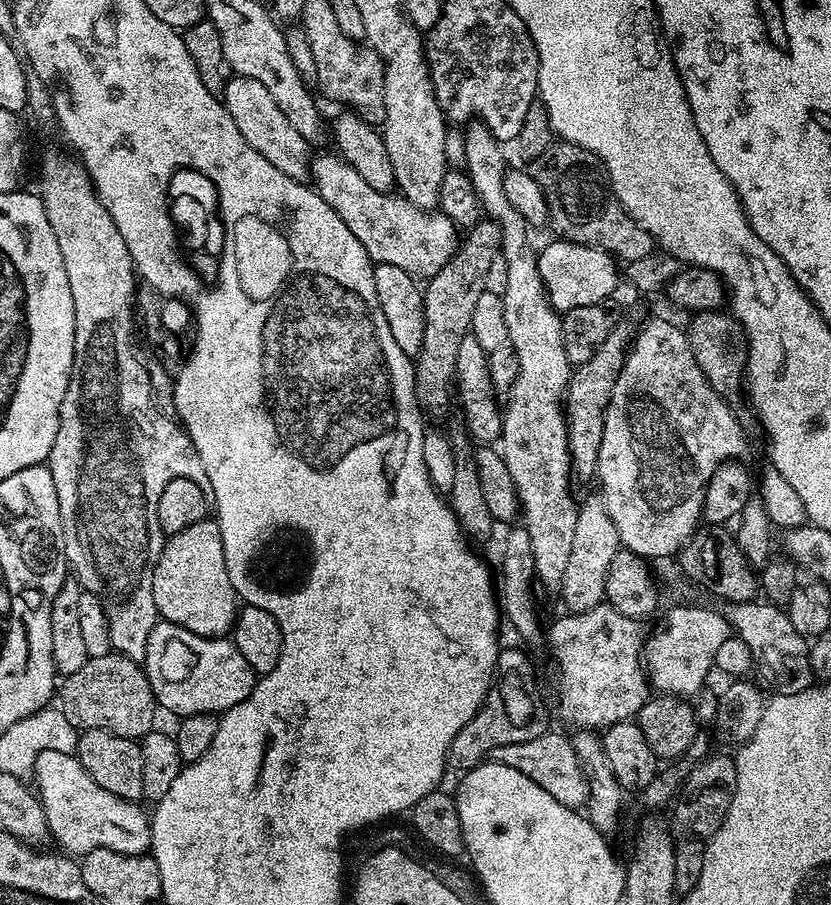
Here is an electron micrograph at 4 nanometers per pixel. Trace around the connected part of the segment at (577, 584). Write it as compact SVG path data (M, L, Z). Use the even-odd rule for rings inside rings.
M593 498L579 505L574 526L574 543L570 549L570 559L566 565L564 585L560 587L559 599L564 599L565 609L569 613L593 610L605 603L604 587L606 574L610 570L610 562L614 562L614 554L622 545L618 538L618 530L606 510L604 501Z

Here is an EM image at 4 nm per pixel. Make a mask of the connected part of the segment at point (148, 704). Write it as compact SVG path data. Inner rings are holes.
M114 650L110 654L102 654L102 658L89 656L86 666L81 666L78 670L74 670L74 674L63 677L58 688L58 700L59 696L60 712L66 714L66 722L70 722L70 726L74 726L77 730L85 728L110 730L119 736L139 741L147 732L153 731L157 727L158 705L152 693L148 675L137 661L124 655L123 652Z

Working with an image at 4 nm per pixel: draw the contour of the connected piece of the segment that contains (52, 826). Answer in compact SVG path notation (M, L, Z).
M42 750L36 759L35 776L35 787L46 814L51 839L56 839L65 853L83 854L95 848L105 848L118 854L143 856L151 849L152 821L149 813L143 812L135 800L118 798L118 794L102 790L102 786L86 774L72 752Z

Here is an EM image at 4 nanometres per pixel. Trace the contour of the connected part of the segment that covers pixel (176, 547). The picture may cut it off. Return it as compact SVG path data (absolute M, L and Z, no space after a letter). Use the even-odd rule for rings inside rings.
M215 519L199 520L186 530L171 533L164 541L152 579L157 617L169 620L190 634L224 638L236 623L238 597L230 582L222 546L222 530Z

